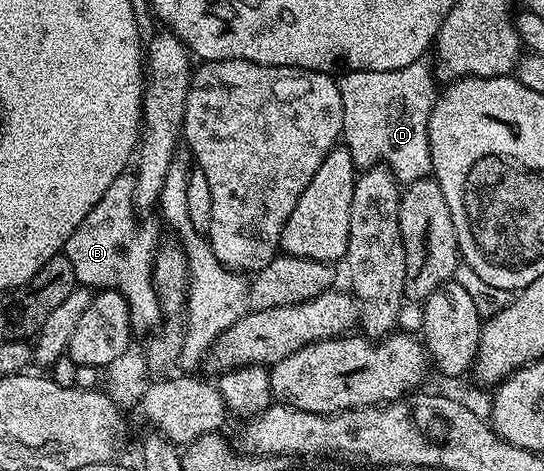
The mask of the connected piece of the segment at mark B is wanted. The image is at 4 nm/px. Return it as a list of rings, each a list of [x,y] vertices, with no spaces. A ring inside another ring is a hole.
[[[129,173],[121,174],[116,180],[112,180],[112,185],[108,187],[108,192],[100,196],[100,204],[80,220],[80,228],[72,232],[66,241],[65,255],[68,260],[72,260],[72,268],[76,272],[79,283],[86,288],[105,288],[108,290],[118,290],[120,296],[128,304],[130,313],[130,328],[135,335],[146,334],[150,330],[150,325],[160,318],[160,303],[156,297],[156,291],[152,285],[152,267],[154,265],[154,251],[159,245],[158,230],[152,223],[146,222],[143,226],[138,226],[134,209],[134,179]]]

